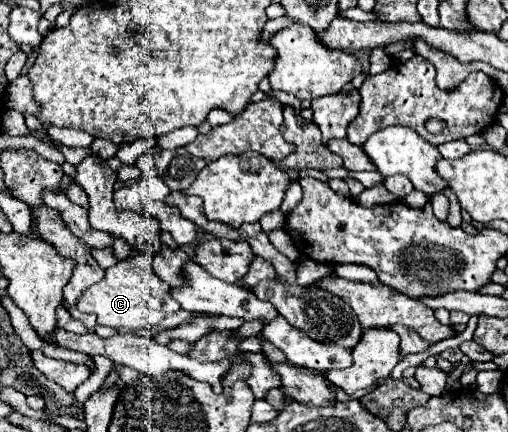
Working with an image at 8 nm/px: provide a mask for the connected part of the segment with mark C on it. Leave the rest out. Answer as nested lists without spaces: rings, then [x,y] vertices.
[[[139,252],[129,256],[127,260],[119,260],[115,266],[105,270],[105,278],[91,288],[87,288],[79,302],[77,308],[85,314],[95,314],[97,324],[101,326],[111,326],[111,328],[153,328],[157,326],[163,318],[175,314],[181,306],[177,300],[171,296],[169,284],[165,284],[153,270],[151,266],[151,254]]]

